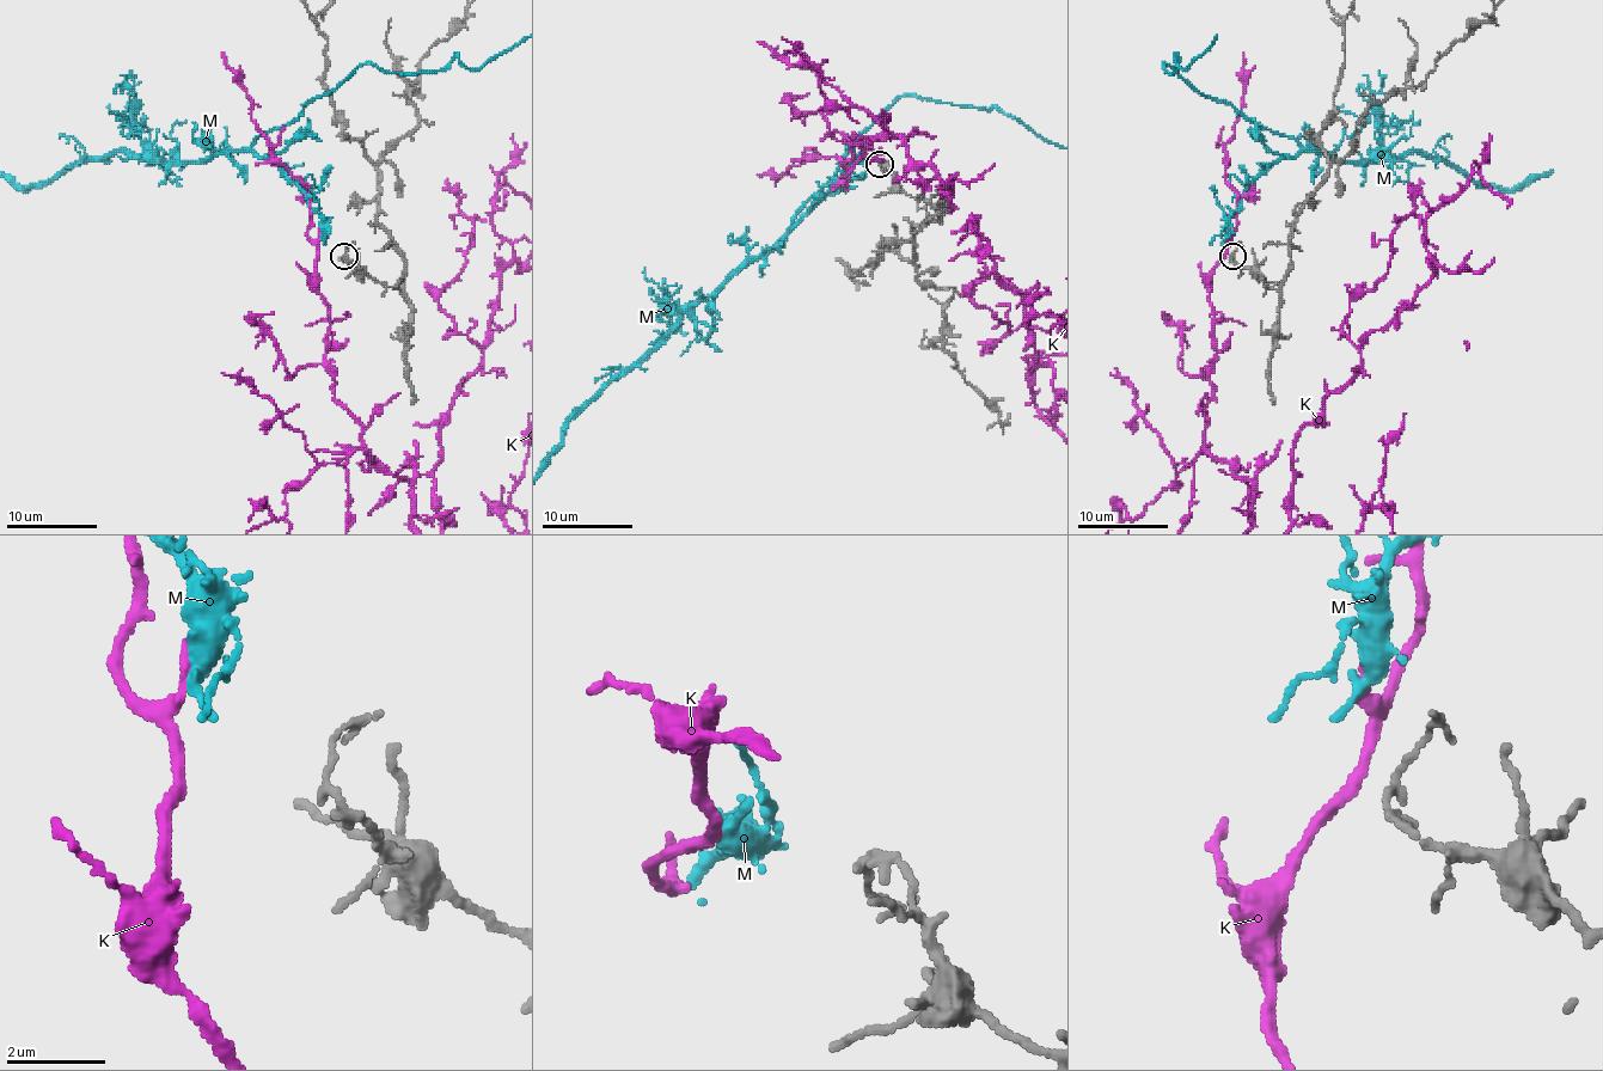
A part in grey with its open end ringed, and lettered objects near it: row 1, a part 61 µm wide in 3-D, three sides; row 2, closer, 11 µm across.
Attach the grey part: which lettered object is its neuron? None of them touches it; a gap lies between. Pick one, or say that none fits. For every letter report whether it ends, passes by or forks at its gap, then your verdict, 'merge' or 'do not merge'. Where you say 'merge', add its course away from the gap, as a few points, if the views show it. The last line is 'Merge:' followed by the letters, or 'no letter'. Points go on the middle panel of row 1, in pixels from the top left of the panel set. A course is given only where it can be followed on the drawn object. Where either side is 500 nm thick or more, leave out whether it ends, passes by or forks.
K: it passes by; merge
M: it ends; do not merge
Merge: K

